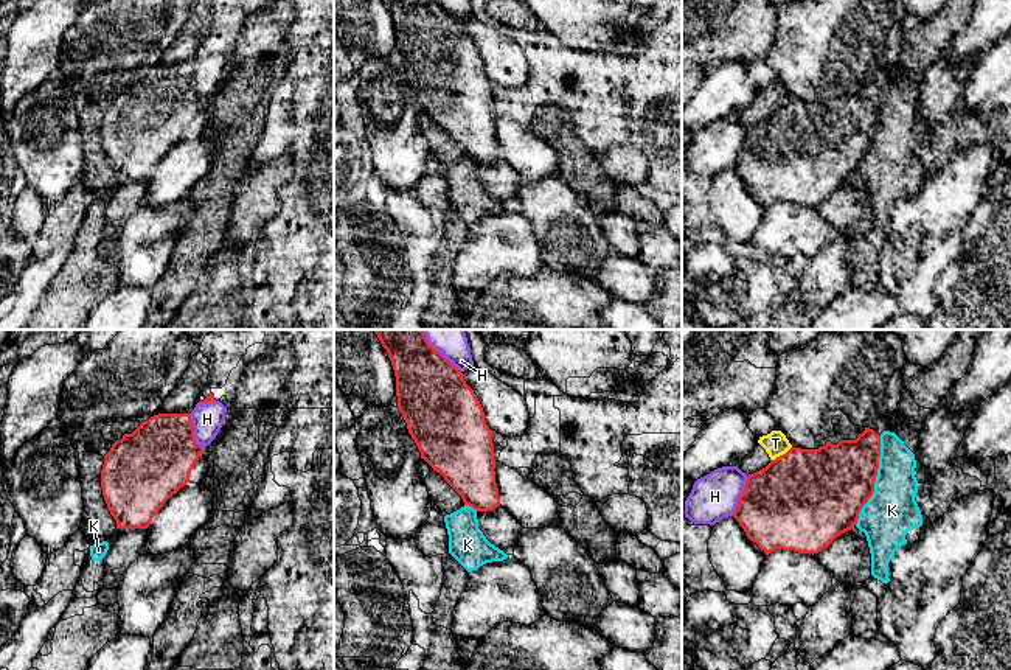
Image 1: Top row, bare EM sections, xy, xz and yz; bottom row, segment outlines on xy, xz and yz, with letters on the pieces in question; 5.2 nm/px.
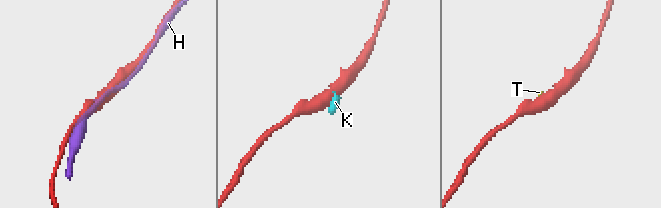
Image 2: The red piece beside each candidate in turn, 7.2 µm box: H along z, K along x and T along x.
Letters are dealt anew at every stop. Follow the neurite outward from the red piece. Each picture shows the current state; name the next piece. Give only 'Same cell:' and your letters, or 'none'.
Same cell: none

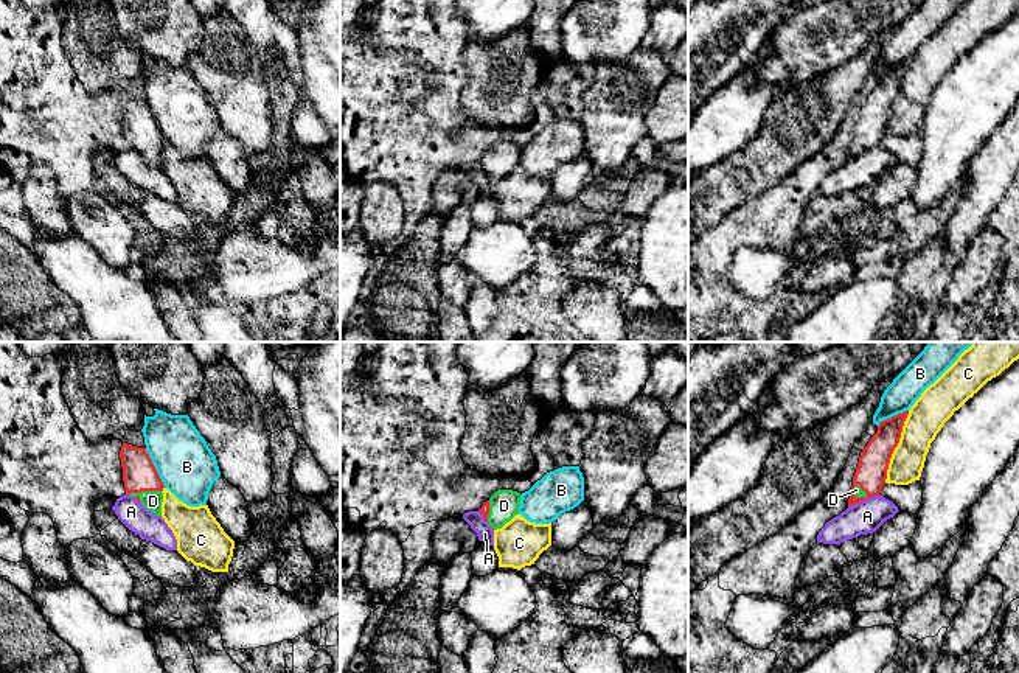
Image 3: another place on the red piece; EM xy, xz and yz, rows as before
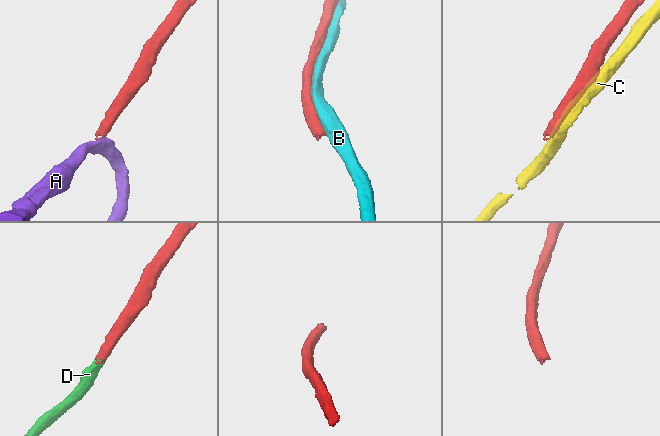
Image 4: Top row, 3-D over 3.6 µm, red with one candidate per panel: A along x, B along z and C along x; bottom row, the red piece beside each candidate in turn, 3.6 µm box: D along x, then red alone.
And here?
Same cell: D

